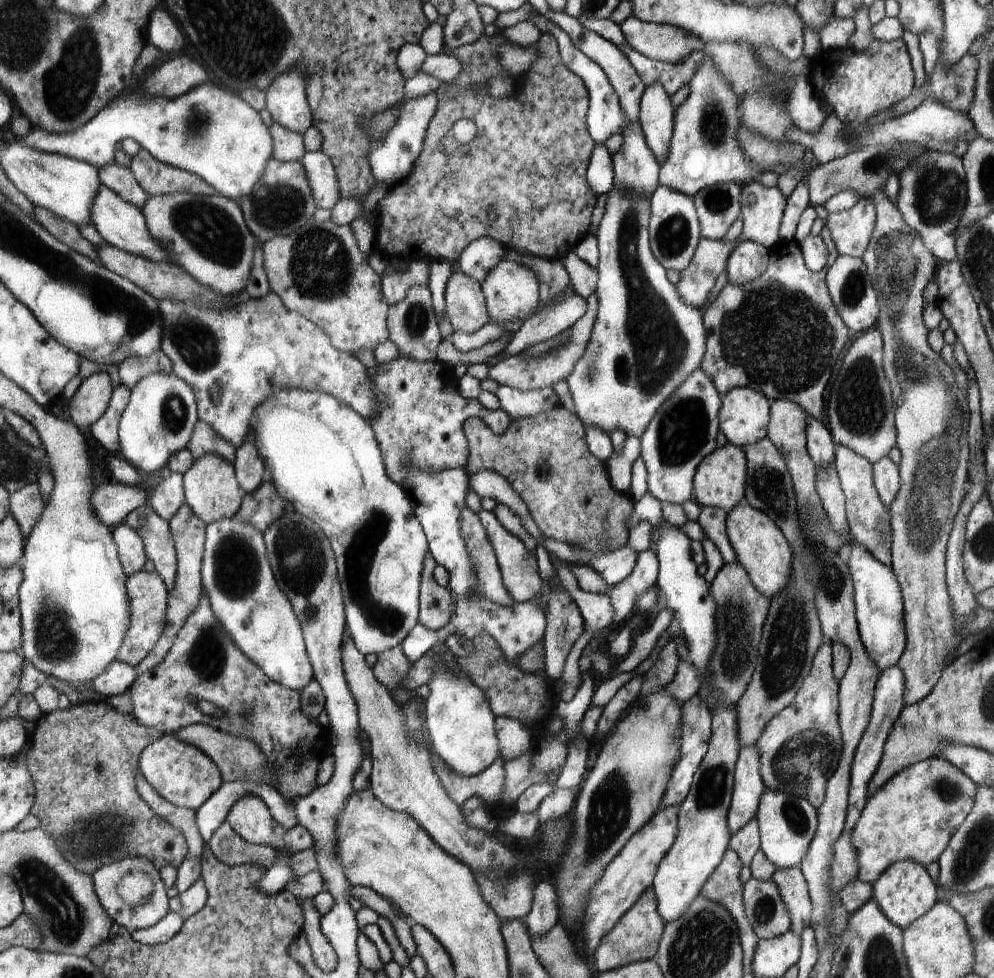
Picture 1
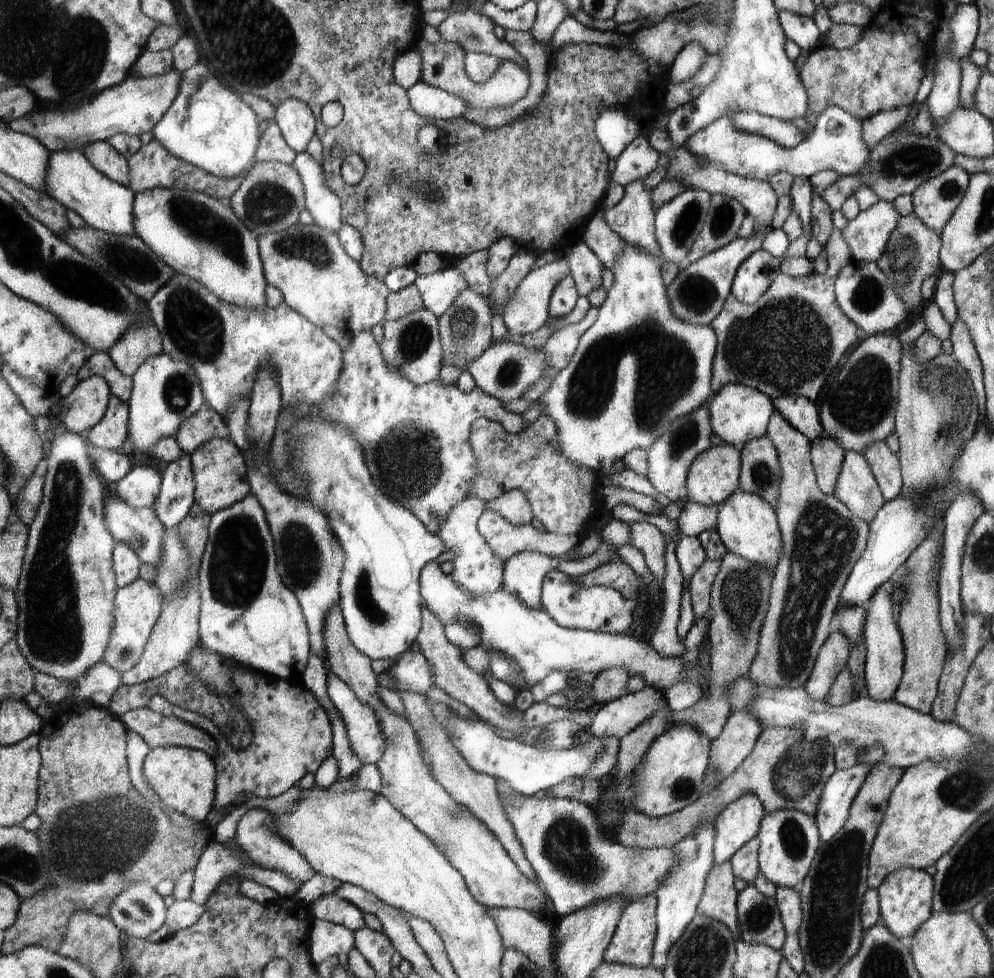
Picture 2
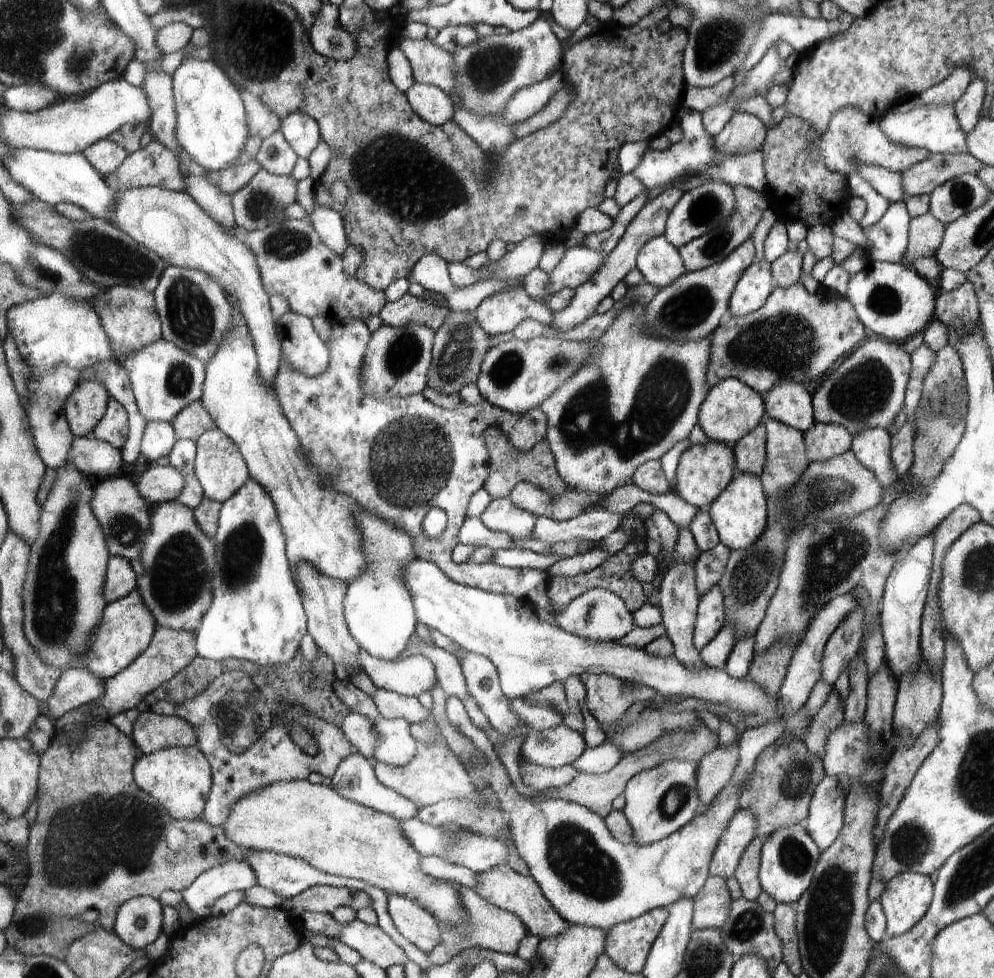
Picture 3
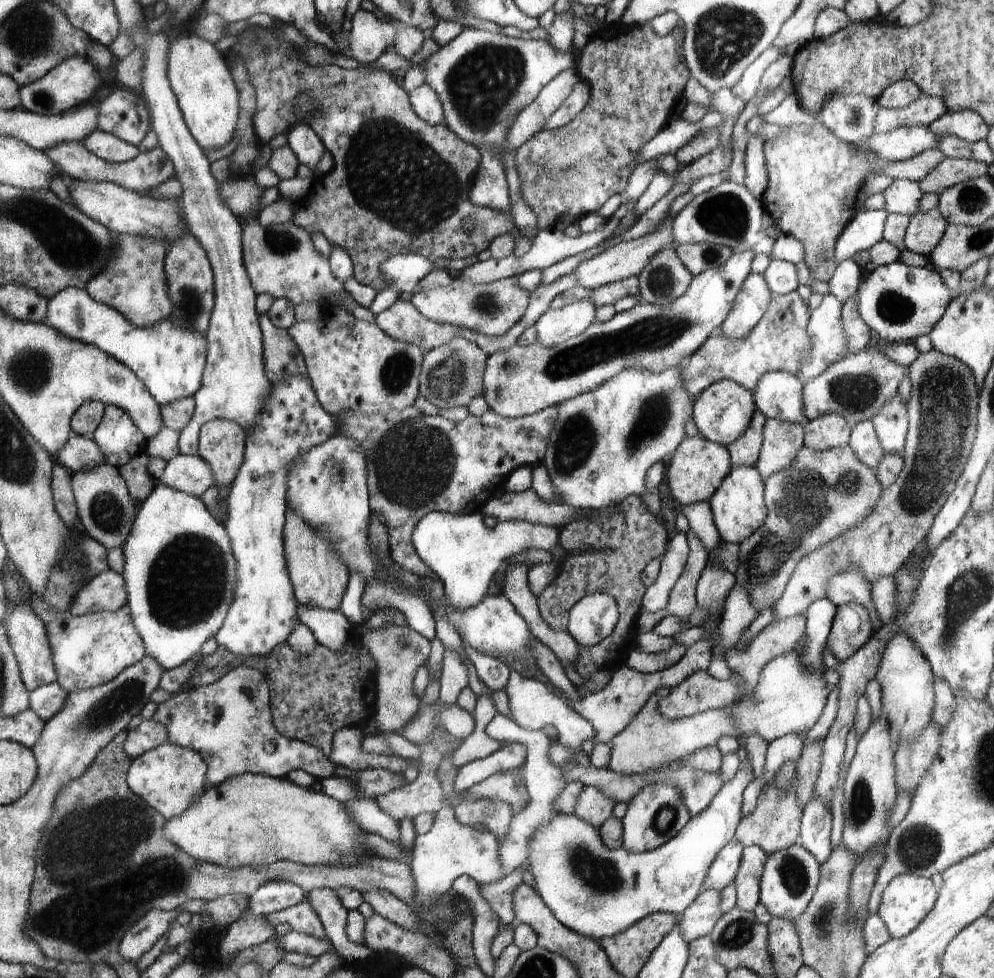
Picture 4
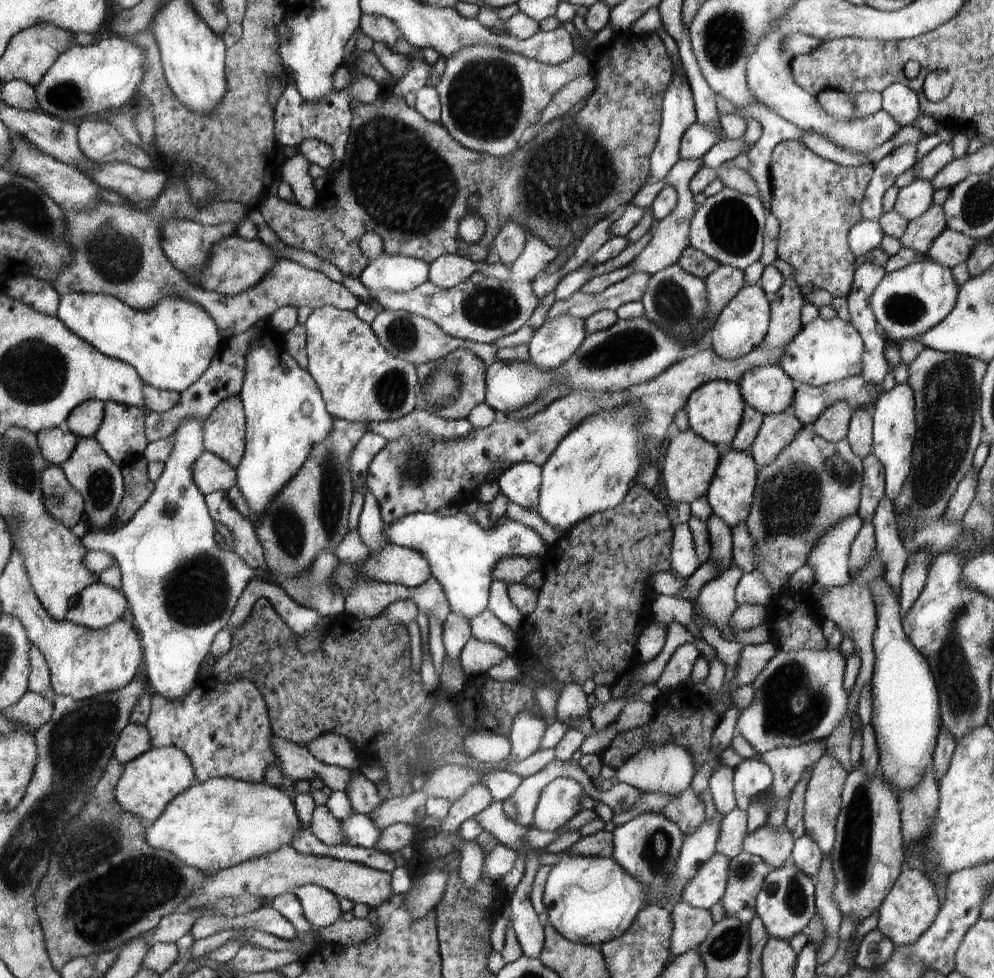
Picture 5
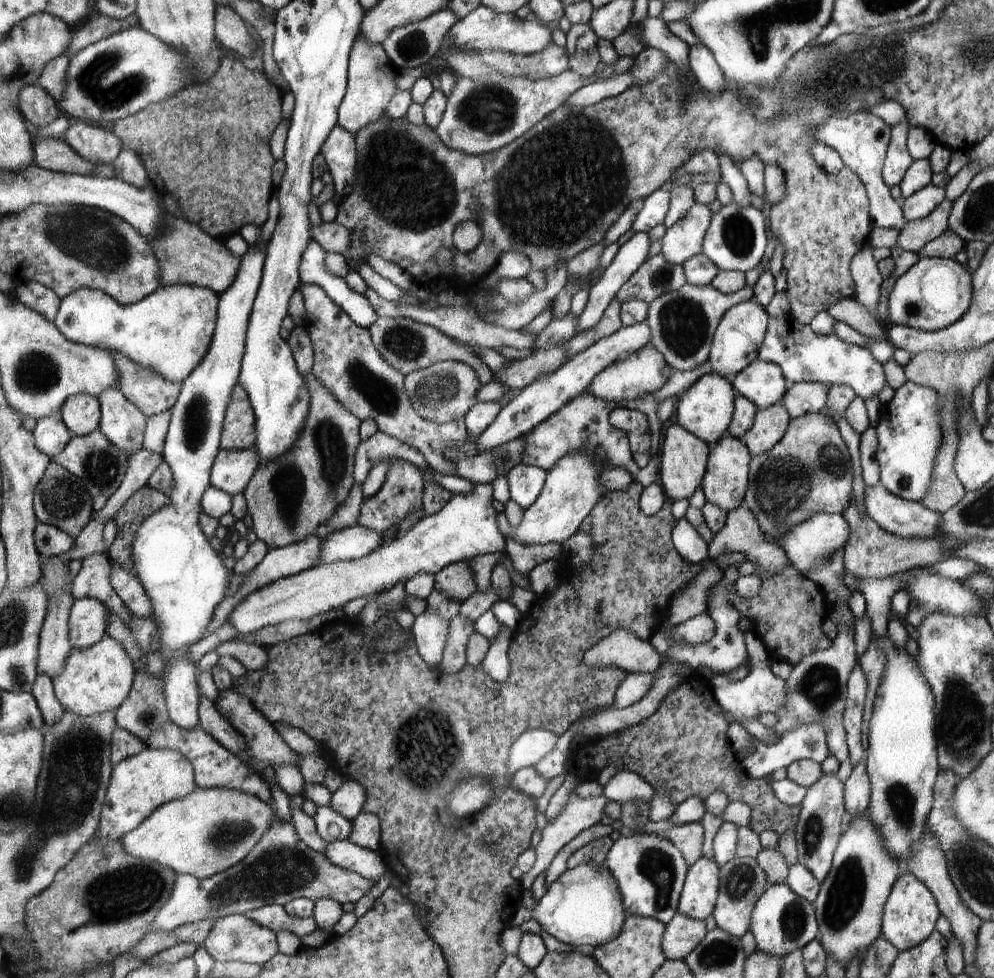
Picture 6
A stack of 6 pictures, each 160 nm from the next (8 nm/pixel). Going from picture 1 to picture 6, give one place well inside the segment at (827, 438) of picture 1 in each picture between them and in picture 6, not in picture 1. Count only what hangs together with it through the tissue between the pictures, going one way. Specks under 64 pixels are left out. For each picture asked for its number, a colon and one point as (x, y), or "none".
2: (799, 411)
3: (789, 402)
4: (779, 396)
5: (769, 390)
6: (763, 383)

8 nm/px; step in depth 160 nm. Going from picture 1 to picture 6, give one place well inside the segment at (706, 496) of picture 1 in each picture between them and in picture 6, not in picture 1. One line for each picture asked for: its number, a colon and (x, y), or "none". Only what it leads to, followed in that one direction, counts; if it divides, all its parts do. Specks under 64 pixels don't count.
2: (713, 477)
3: (705, 470)
4: (698, 467)
5: (690, 464)
6: (684, 457)

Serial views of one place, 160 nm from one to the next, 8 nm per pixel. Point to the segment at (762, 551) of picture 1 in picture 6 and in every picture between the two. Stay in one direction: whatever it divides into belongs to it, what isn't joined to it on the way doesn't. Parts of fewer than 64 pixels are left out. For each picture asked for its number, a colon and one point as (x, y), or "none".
2: (747, 523)
3: (739, 514)
4: (739, 507)
5: (730, 497)
6: (725, 485)

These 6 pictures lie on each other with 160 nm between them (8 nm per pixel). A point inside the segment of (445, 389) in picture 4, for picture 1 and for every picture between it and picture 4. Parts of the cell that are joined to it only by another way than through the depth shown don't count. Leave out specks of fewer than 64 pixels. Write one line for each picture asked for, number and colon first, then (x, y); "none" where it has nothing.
1: (464, 302)
2: (464, 328)
3: (460, 345)

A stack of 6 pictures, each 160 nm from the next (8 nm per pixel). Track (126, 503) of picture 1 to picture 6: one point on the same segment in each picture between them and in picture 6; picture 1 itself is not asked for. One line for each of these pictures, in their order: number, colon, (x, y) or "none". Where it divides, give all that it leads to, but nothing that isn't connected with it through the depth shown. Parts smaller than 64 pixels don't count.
2: (140, 487)
3: (161, 483)
4: (190, 474)
5: (211, 473)
6: (232, 471)

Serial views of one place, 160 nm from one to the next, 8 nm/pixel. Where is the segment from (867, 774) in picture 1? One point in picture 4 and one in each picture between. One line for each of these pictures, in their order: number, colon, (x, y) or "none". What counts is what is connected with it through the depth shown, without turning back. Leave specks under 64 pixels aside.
2: (841, 789)
3: (824, 820)
4: (815, 833)

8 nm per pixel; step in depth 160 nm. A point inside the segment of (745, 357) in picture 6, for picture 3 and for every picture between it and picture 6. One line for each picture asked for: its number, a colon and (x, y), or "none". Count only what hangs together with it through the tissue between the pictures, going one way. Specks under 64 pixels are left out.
3: (754, 288)
4: (751, 305)
5: (741, 326)

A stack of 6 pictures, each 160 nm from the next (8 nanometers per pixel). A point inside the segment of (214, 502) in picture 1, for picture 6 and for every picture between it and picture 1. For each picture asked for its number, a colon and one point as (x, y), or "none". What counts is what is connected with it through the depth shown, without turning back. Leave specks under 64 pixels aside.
2: (220, 470)
3: (220, 468)
4: (223, 445)
5: (225, 431)
6: (239, 430)

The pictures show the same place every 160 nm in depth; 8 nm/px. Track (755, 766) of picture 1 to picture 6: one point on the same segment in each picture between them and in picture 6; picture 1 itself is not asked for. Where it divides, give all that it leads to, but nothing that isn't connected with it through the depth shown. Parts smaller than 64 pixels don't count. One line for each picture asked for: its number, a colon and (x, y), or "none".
2: (738, 824)
3: (738, 836)
4: (723, 872)
5: (708, 887)
6: (700, 893)

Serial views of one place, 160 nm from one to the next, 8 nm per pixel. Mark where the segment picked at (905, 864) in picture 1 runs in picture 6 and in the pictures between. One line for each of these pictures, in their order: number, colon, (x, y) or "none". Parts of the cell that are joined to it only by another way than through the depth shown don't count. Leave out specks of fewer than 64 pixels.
2: (905, 897)
3: (906, 898)
4: (908, 899)
5: (911, 906)
6: (911, 912)

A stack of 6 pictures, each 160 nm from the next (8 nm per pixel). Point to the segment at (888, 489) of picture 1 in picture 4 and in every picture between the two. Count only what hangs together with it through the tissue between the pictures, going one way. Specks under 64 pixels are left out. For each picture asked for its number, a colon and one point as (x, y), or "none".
2: (884, 464)
3: (872, 447)
4: (864, 442)

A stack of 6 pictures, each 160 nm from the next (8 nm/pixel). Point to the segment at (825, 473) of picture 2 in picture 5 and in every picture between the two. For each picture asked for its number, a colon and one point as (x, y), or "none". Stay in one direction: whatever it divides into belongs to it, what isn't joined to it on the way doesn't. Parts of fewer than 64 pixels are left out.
3: (822, 440)
4: (828, 431)
5: (832, 425)

